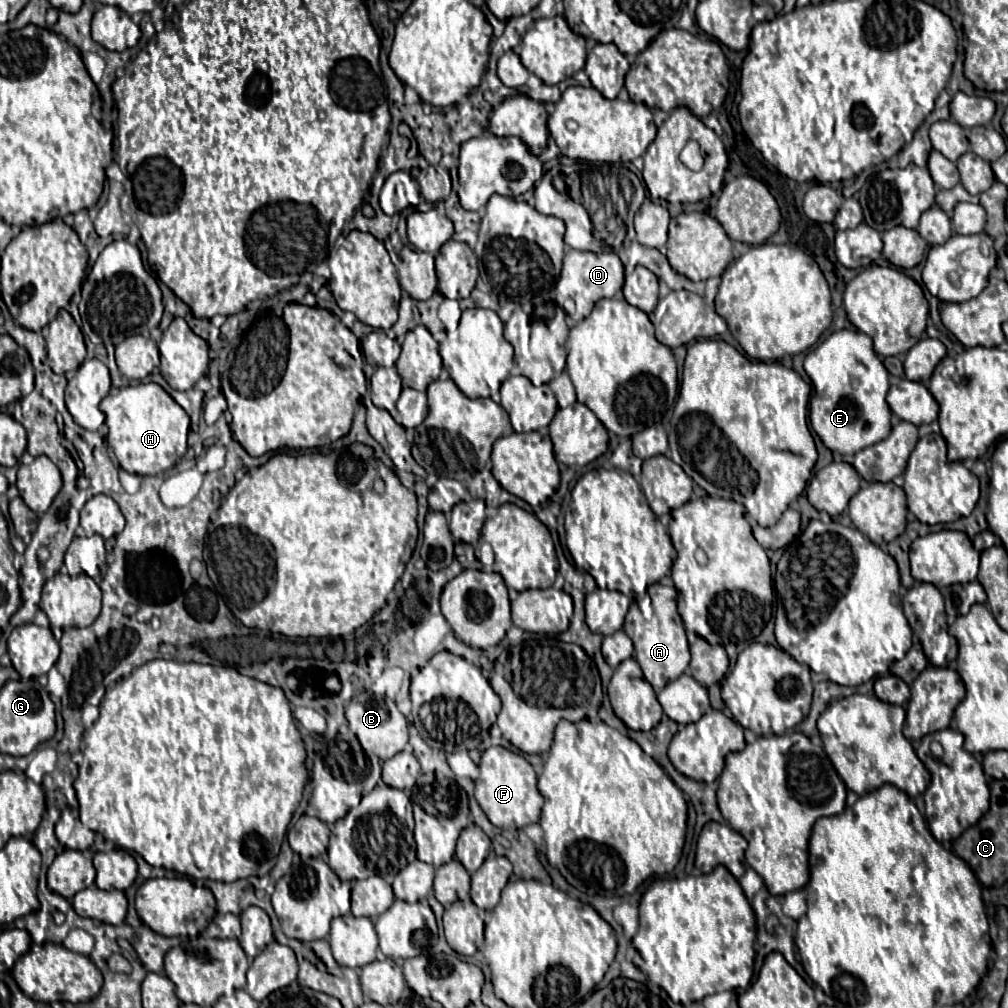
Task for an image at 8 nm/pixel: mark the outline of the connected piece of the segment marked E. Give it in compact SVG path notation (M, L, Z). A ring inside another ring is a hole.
M847 329L831 333L823 343L809 351L809 355L805 357L805 371L811 377L815 389L809 419L827 449L841 455L855 455L859 449L875 445L883 441L883 437L887 437L887 433L891 431L891 411L885 401L885 395L889 391L889 373L883 367L879 355L873 351L873 343L865 333Z

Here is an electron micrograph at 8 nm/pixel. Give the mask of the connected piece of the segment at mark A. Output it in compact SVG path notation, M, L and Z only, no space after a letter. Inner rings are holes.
M653 585L648 588L651 598L649 603L643 603L643 617L645 617L645 629L635 629L635 623L624 622L624 631L632 639L634 645L634 657L641 665L643 677L653 685L658 694L667 683L675 681L679 675L687 671L691 655L687 647L687 636L683 629L683 621L679 617L677 608L677 591L669 585Z

